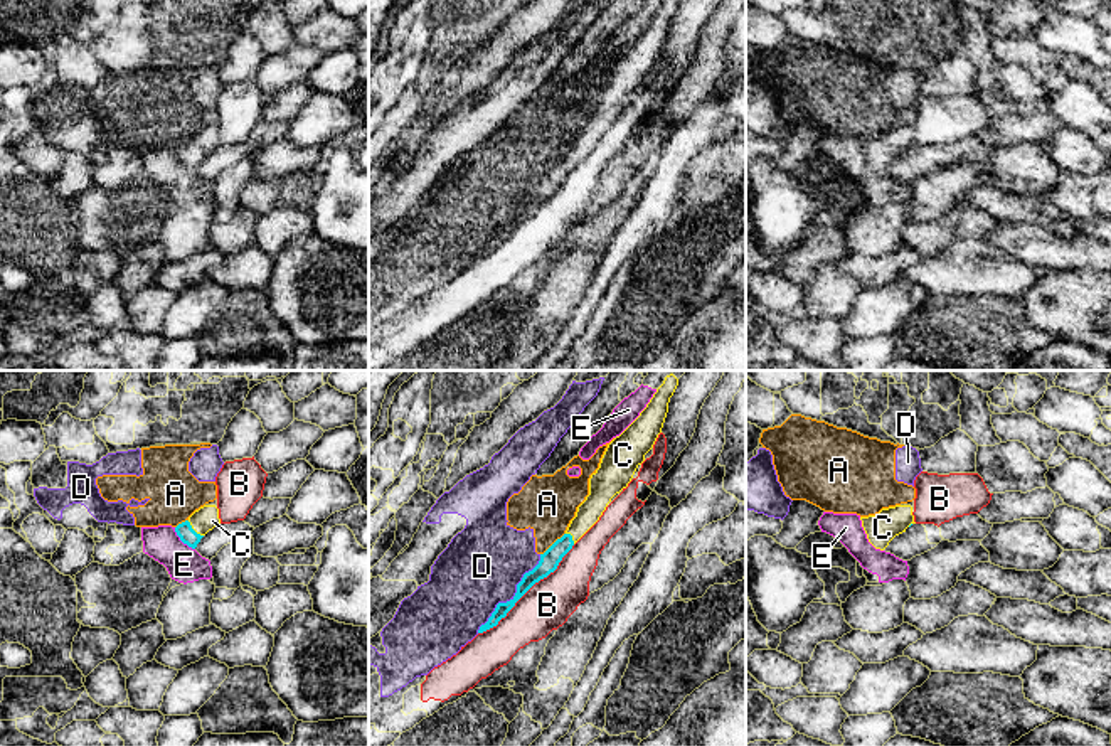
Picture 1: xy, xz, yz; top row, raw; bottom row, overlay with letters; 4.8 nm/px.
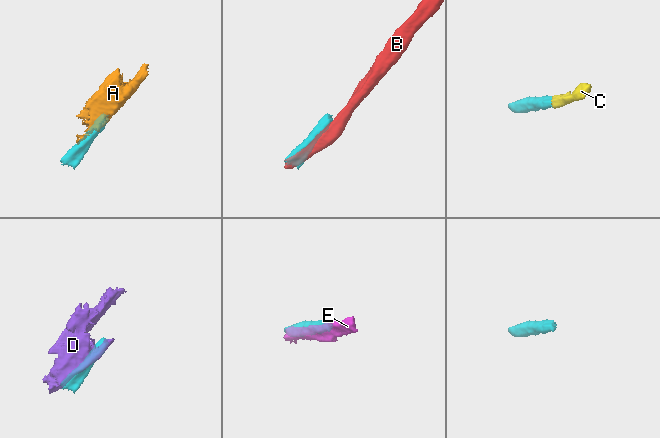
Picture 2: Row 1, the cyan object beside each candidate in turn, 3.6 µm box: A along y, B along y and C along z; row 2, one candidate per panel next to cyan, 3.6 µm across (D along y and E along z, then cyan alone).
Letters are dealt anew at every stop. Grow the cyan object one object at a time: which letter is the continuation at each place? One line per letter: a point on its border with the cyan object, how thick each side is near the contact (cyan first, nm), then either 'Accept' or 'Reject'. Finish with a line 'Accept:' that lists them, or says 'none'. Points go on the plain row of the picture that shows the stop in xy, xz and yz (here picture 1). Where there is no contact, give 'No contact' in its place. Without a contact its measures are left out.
A: Touches cyan at xz (554, 165). Thickness 90 nm (cyan) against 280 nm. Reject
B: Touches cyan at xz (527, 213). Thickness 90 nm (cyan) against 240 nm. Reject
C: Touches cyan at xy (192, 152). Thickness 80 nm (cyan) against 120 nm. Accept
D: Touches cyan at xz (514, 219). Thickness 90 nm (cyan) against 380 nm. Reject
E: Touches cyan at xy (182, 164). Thickness 80 nm (cyan) against 170 nm. Reject
Accept: C

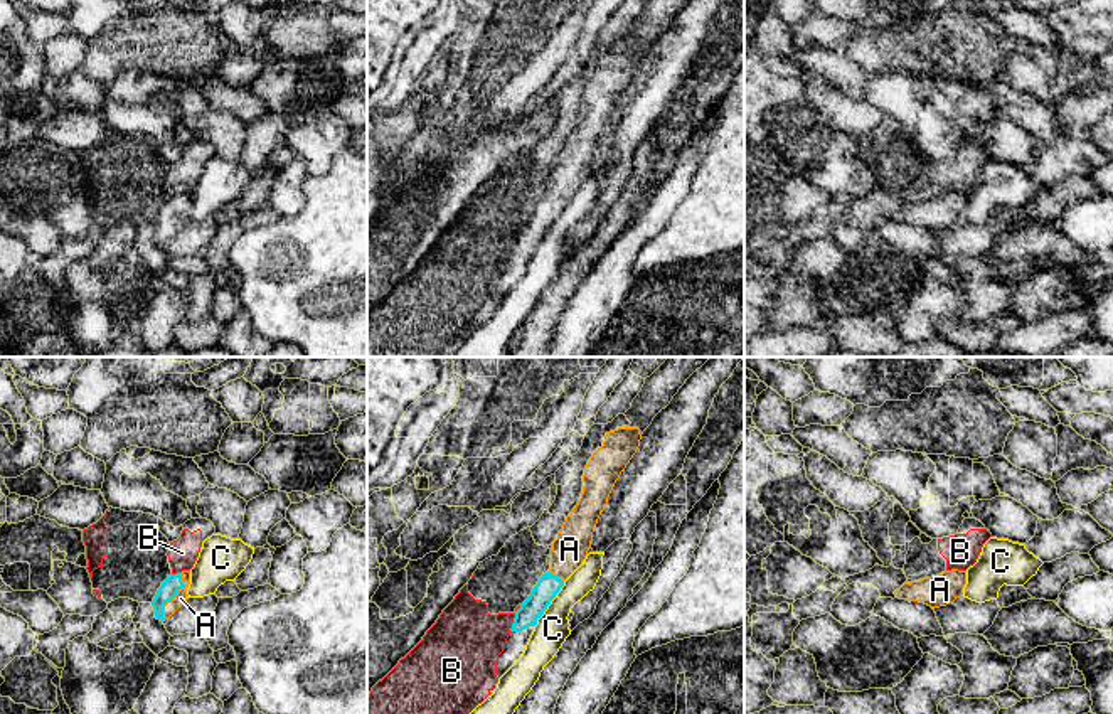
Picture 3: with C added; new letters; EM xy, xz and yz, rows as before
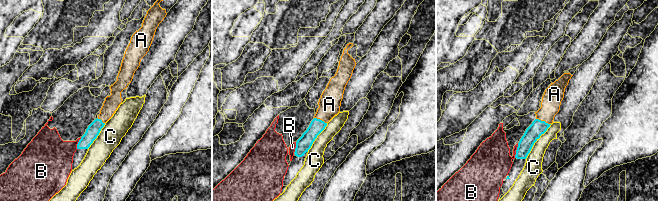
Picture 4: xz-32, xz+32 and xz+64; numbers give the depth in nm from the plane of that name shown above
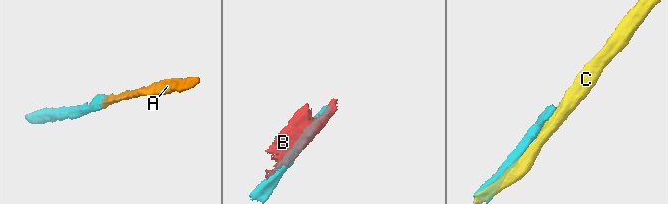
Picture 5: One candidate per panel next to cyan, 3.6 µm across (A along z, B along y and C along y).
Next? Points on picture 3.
A: Touches cyan at xy (174, 219). Thickness 90 nm (cyan) against 60 nm. Accept
B: Touches cyan at xz (514, 241). Thickness 110 nm (cyan) against 340 nm. Reject
C: Touches cyan at xz (549, 226). Thickness 110 nm (cyan) against 160 nm. Reject
Accept: A

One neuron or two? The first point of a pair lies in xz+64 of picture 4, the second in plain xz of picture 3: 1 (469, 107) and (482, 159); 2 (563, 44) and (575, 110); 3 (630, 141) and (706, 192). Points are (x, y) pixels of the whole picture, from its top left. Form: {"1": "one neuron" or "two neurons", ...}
{"1": "two neurons", "2": "one neuron", "3": "one neuron"}

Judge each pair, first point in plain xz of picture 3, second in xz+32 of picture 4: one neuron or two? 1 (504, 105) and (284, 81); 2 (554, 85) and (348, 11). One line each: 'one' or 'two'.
1: one
2: one

